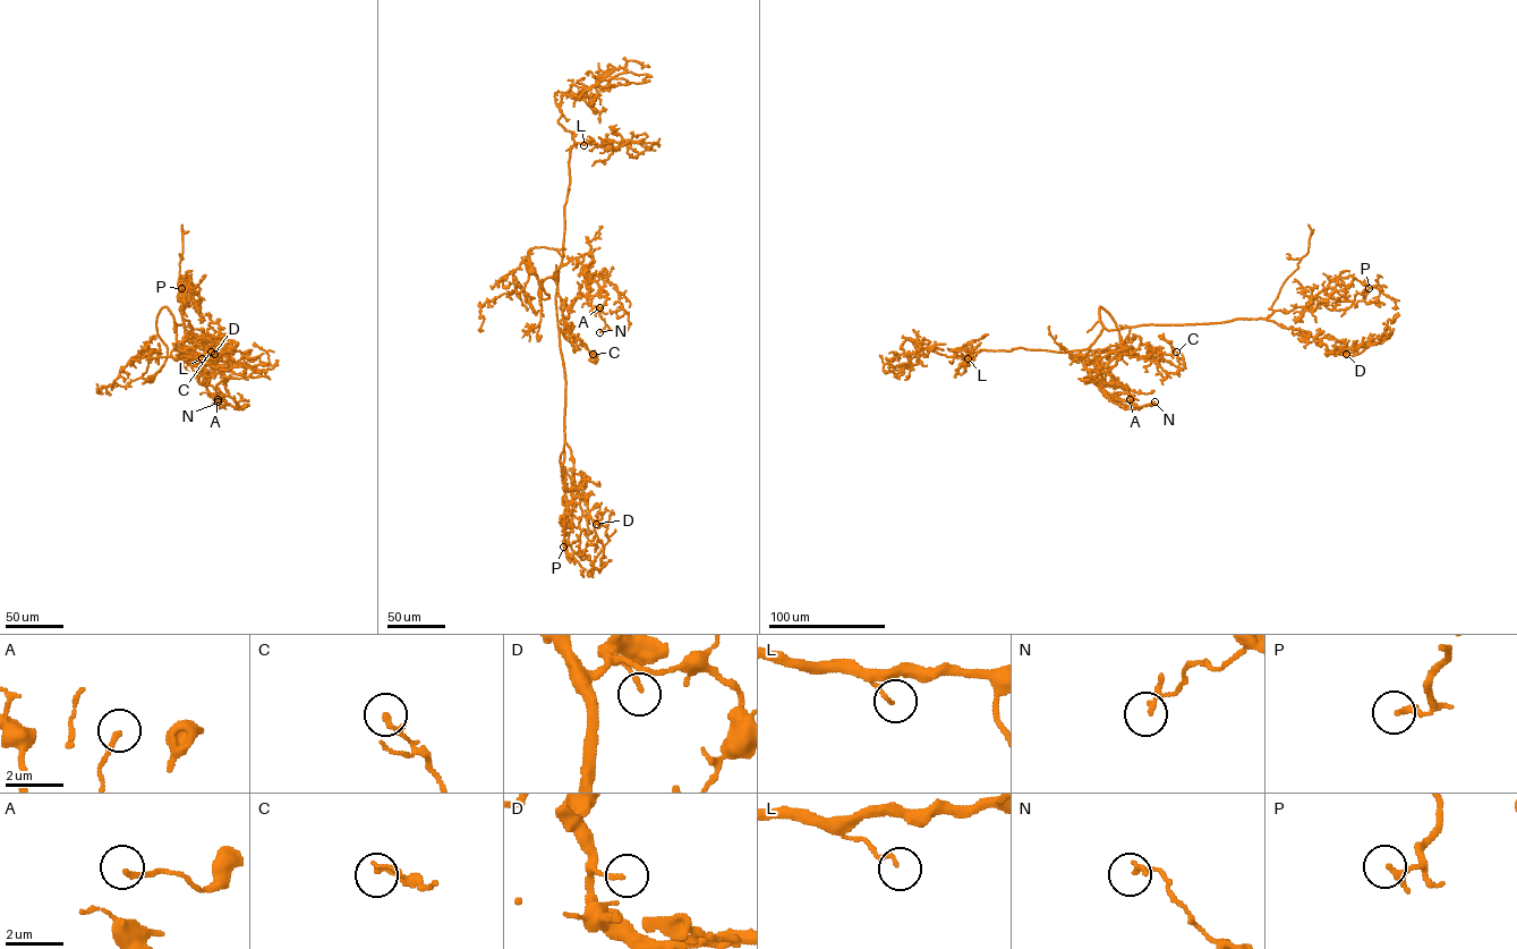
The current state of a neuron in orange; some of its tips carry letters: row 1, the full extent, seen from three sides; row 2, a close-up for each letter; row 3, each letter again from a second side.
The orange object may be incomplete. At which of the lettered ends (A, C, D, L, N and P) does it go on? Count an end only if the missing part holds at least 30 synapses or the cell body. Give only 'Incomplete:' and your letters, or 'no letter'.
Incomplete: no letter

